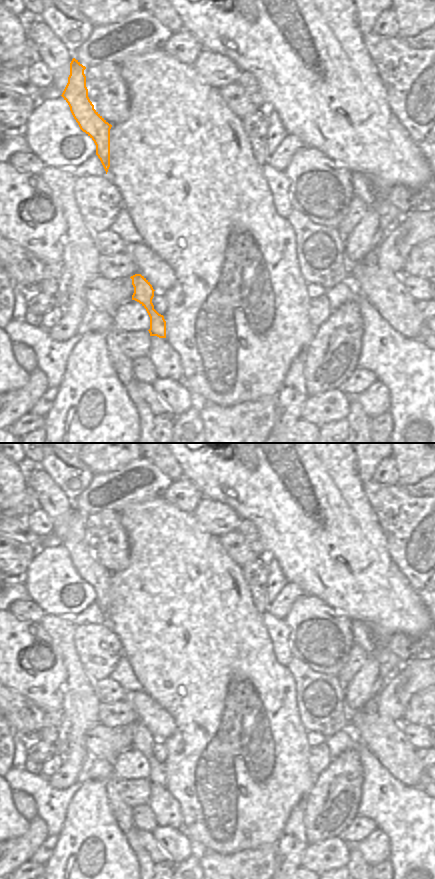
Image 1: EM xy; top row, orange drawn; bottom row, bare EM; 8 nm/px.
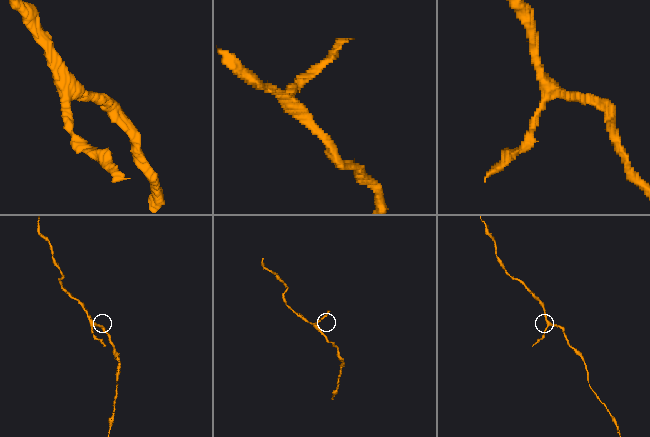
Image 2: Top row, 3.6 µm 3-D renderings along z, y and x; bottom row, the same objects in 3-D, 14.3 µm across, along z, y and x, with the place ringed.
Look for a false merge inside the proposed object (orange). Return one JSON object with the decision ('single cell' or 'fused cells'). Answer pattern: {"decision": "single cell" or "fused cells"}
{"decision": "single cell"}

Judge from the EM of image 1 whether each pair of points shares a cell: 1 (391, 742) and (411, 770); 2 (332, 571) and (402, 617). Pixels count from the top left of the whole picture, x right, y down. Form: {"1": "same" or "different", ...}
{"1": "same", "2": "same"}

